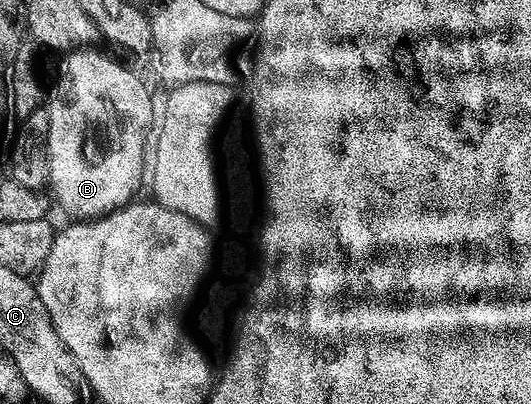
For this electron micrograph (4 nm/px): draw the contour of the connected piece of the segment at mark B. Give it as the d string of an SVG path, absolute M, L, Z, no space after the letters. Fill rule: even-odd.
M90 47L65 54L58 69L58 86L48 97L48 155L51 161L49 188L74 219L99 219L114 214L135 200L142 176L147 176L146 159L142 155L143 133L150 121L150 103L146 96L152 91L130 69Z

